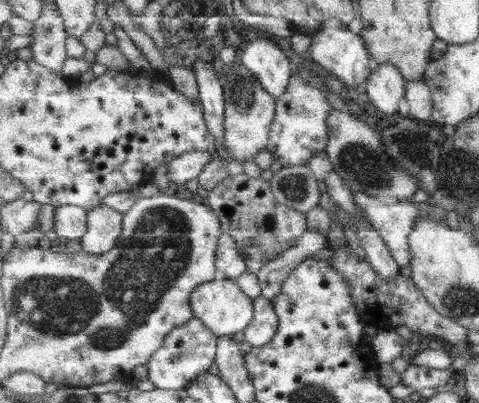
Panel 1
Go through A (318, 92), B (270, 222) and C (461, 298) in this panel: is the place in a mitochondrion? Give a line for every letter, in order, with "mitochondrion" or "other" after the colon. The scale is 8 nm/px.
A: other
B: mitochondrion
C: mitochondrion

